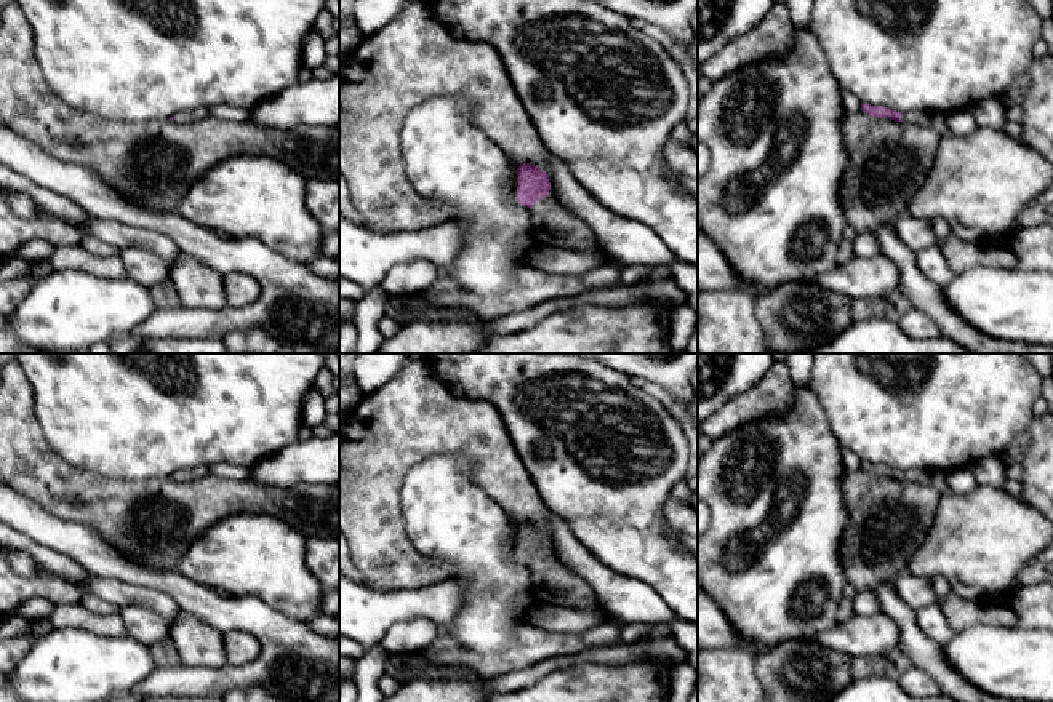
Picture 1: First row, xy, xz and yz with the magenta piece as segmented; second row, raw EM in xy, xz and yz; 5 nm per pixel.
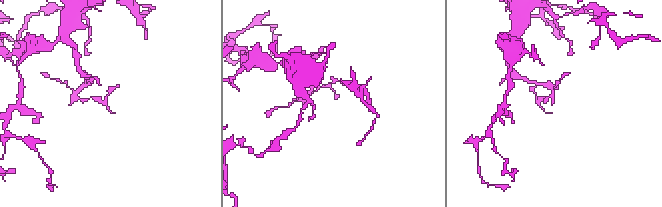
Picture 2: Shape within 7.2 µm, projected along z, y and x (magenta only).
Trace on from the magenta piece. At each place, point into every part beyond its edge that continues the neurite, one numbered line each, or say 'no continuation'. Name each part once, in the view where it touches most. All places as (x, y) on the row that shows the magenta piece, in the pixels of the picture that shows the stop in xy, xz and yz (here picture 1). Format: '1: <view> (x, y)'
1: xz (552, 224)

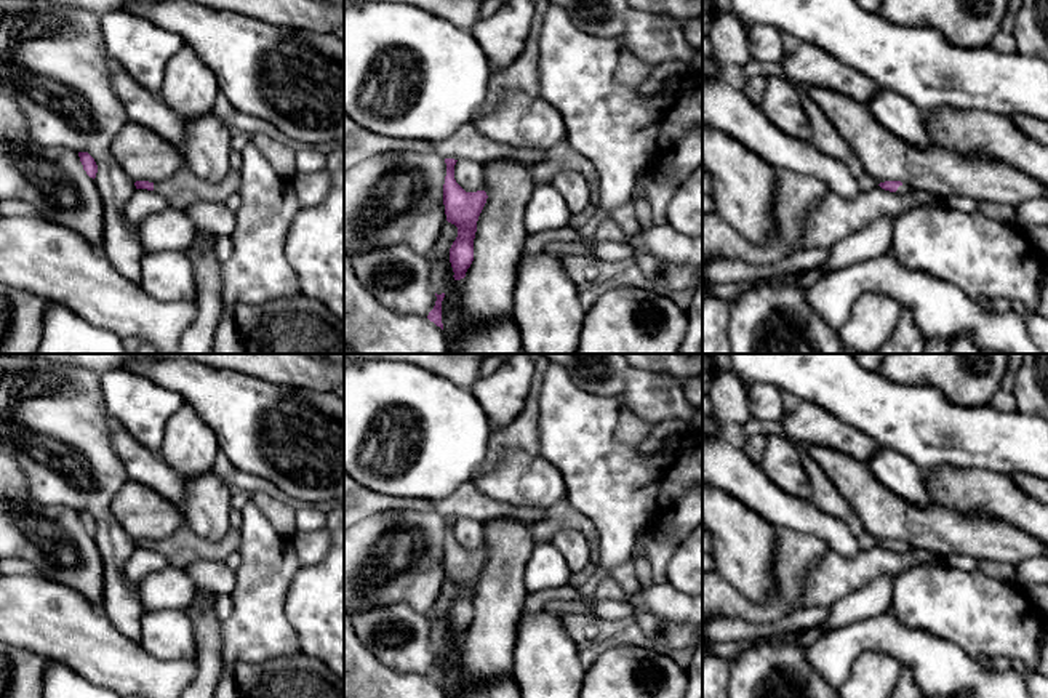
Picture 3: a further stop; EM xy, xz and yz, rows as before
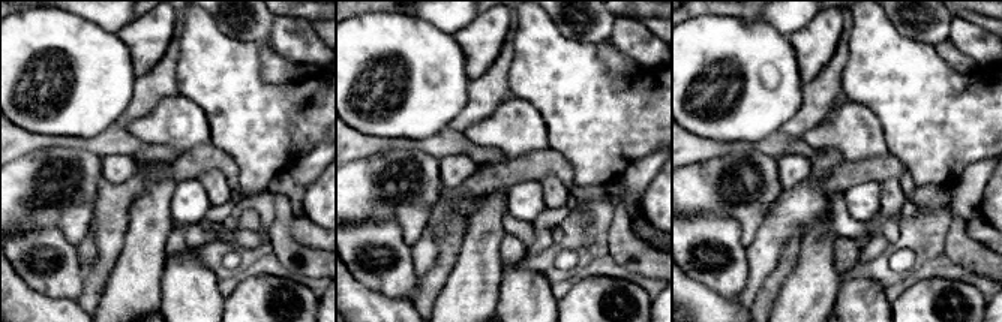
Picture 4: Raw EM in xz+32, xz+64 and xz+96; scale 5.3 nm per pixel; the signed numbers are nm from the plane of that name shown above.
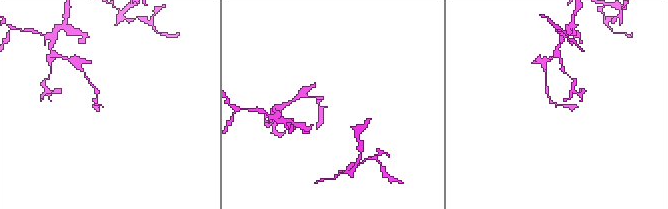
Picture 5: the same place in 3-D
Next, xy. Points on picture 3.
1: xy (184, 188)

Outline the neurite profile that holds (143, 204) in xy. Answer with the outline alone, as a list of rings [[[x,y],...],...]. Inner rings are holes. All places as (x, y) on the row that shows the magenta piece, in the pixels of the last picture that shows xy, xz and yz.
[[[136,189],[126,202],[123,213],[131,224],[139,226],[150,215],[168,207],[170,203],[155,191]]]

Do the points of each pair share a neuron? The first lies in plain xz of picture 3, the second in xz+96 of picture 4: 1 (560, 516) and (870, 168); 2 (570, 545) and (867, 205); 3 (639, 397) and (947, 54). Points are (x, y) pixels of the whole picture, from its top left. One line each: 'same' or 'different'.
1: same
2: different
3: different

